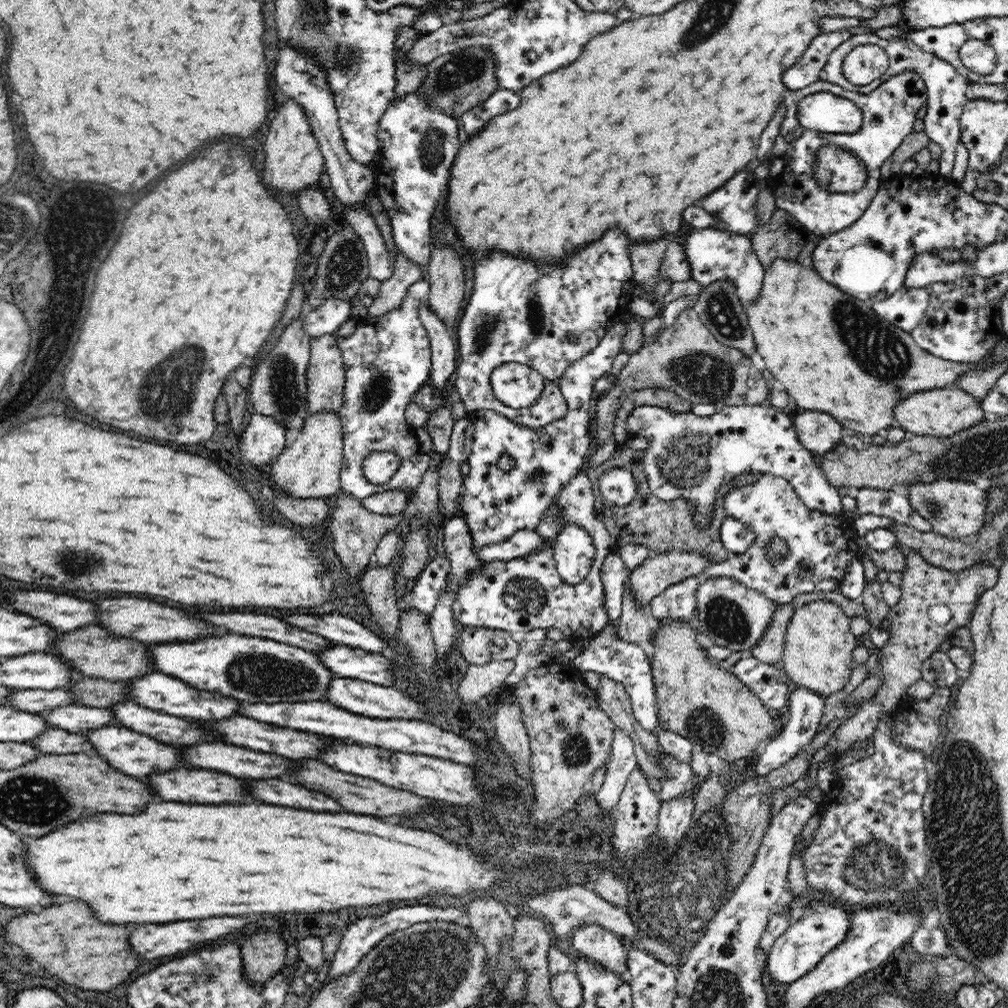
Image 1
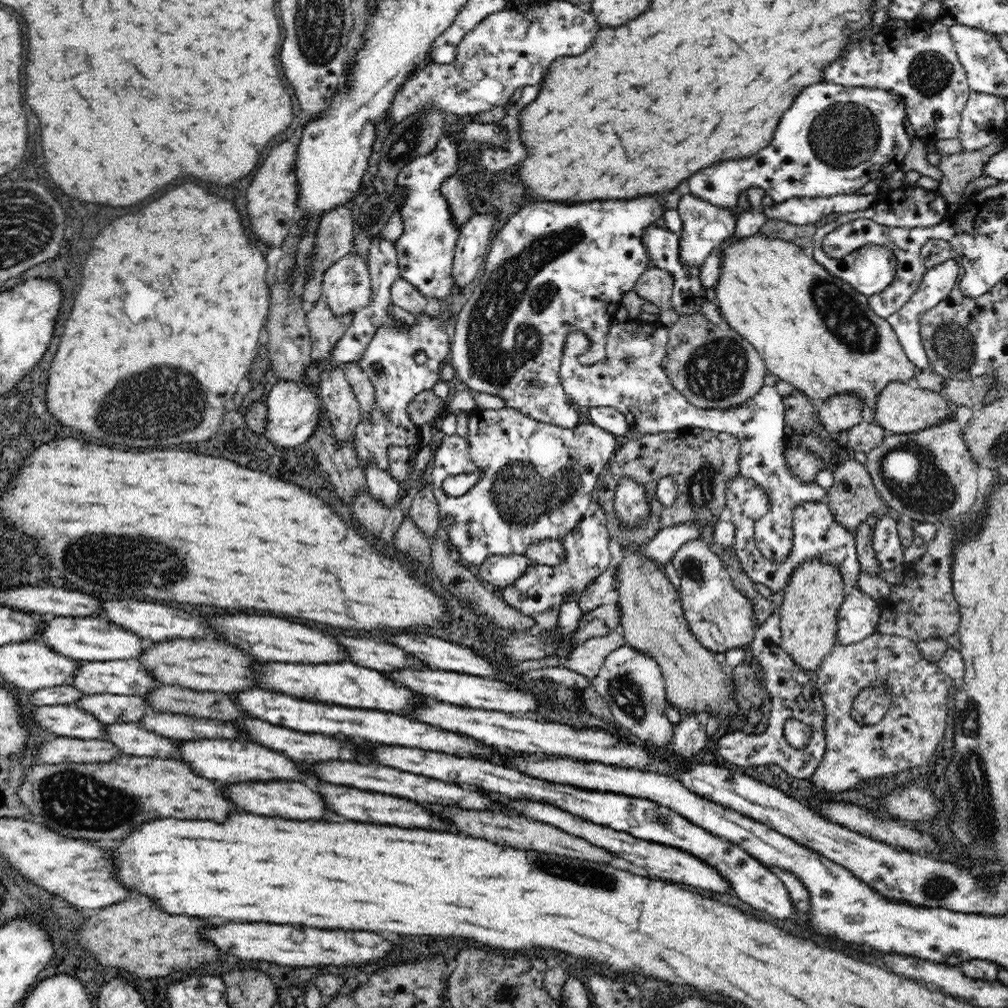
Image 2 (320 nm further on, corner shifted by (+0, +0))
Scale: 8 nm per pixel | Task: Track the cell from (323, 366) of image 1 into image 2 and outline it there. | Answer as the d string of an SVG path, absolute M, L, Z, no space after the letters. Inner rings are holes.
M322 297L314 304L312 311L307 314L307 327L311 339L312 361L322 362L326 365L326 370L340 366L331 364L329 352L334 350L336 342L344 336L347 326L353 319L353 314L337 316L328 307L326 298Z

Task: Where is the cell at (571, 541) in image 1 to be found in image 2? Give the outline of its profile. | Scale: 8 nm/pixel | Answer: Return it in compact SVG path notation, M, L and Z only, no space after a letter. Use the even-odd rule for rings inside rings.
M508 407L501 410L484 410L484 408L474 408L468 412L468 434L467 437L462 437L458 433L453 435L444 435L440 446L434 454L432 469L428 470L427 482L433 487L433 493L439 506L439 526L444 528L444 532L448 534L452 548L458 551L461 555L463 563L480 566L482 562L486 561L493 555L510 555L518 554L525 555L525 550L532 542L545 539L561 539L569 532L572 532L582 520L583 514L588 510L592 500L596 495L596 484L602 472L605 470L610 459L613 458L616 450L617 435L606 432L603 428L592 423L581 423L574 428L562 428L561 426L554 426L552 424L544 424L532 418L526 417L519 411L510 409ZM476 470L481 470L481 477L479 481L470 487L465 493L456 493L449 488L449 482L456 475L474 474Z

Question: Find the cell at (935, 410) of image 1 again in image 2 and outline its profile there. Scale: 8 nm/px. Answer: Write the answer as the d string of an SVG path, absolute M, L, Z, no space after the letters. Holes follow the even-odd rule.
M889 382L880 392L875 402L874 423L880 425L889 434L918 432L946 422L955 413L955 407L944 395L932 390L915 386L913 382Z

